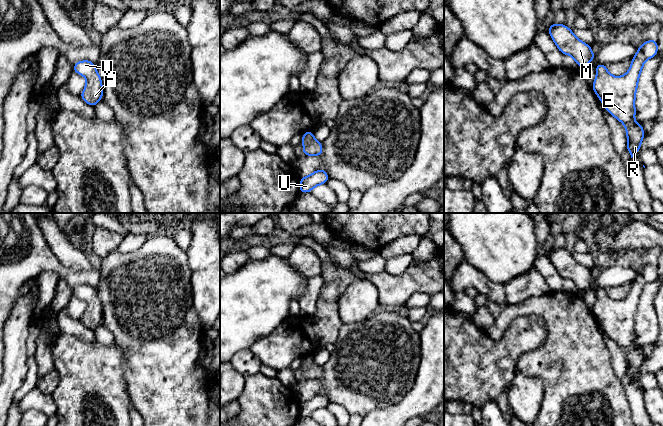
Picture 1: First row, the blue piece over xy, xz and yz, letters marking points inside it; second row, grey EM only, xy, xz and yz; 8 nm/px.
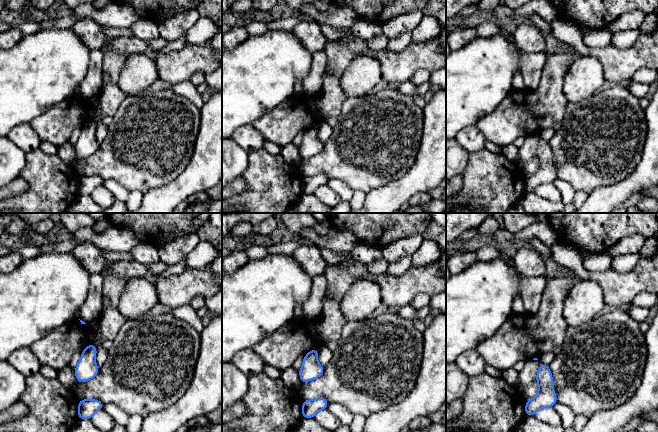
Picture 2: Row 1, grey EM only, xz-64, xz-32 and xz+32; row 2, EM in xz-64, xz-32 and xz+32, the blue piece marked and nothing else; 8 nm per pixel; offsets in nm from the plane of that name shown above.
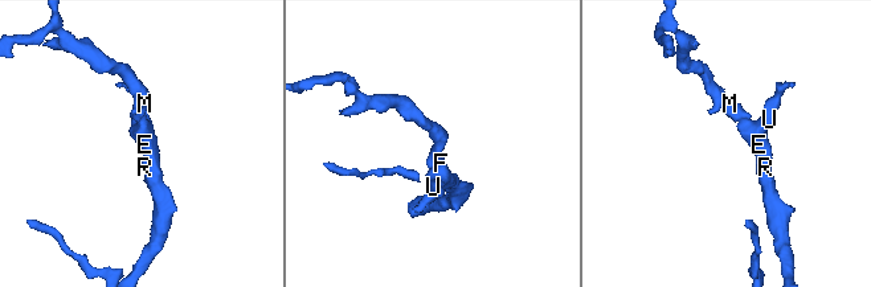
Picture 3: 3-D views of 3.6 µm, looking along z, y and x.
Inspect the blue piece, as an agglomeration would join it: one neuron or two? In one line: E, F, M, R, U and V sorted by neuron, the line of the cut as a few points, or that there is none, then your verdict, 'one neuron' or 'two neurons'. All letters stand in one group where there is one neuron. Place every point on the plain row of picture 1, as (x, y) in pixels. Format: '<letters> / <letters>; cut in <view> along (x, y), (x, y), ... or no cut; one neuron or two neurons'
E F M R U V; no cut; one neuron

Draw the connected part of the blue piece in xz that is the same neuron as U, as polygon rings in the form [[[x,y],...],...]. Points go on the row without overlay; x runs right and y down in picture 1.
[[[323,393],[316,394],[309,400],[301,401],[299,410],[300,417],[310,417],[314,411],[326,408],[328,403],[329,399]]]

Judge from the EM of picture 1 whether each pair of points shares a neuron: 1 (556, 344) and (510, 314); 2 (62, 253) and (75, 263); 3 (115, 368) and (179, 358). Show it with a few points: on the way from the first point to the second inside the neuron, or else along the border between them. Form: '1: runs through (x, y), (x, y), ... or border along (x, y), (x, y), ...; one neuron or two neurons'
1: runs through (556, 328), (540, 310), (526, 310); one neuron
2: runs through (65, 253), (72, 260); one neuron
3: border along (116, 344), (122, 352), (122, 371), (128, 390); two neurons

